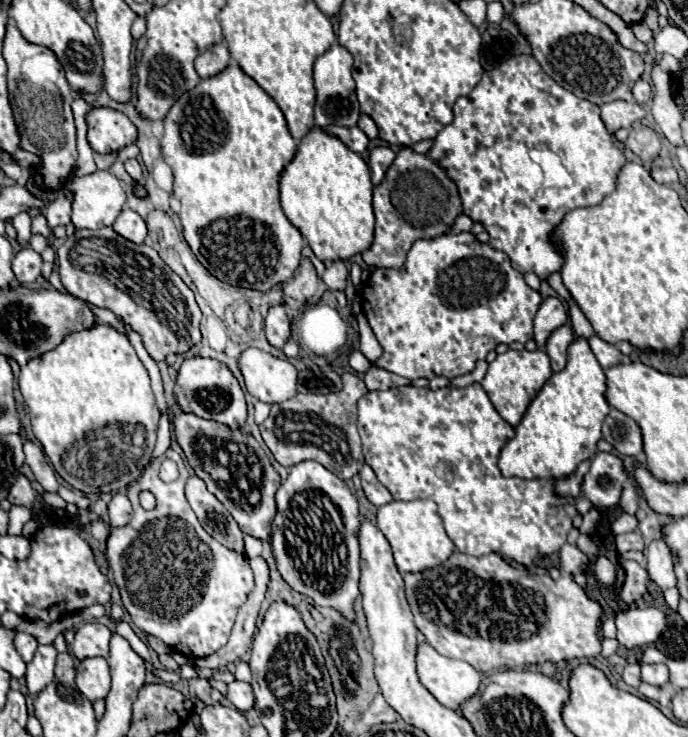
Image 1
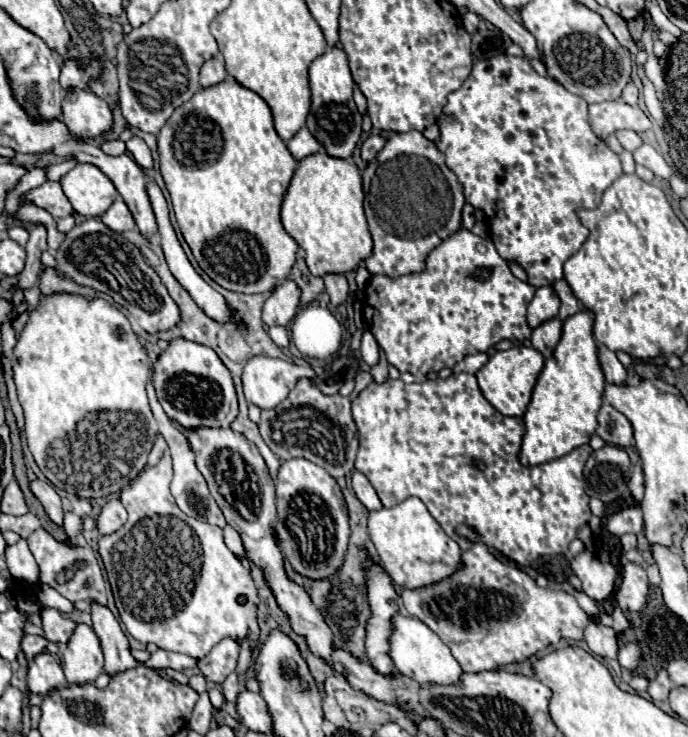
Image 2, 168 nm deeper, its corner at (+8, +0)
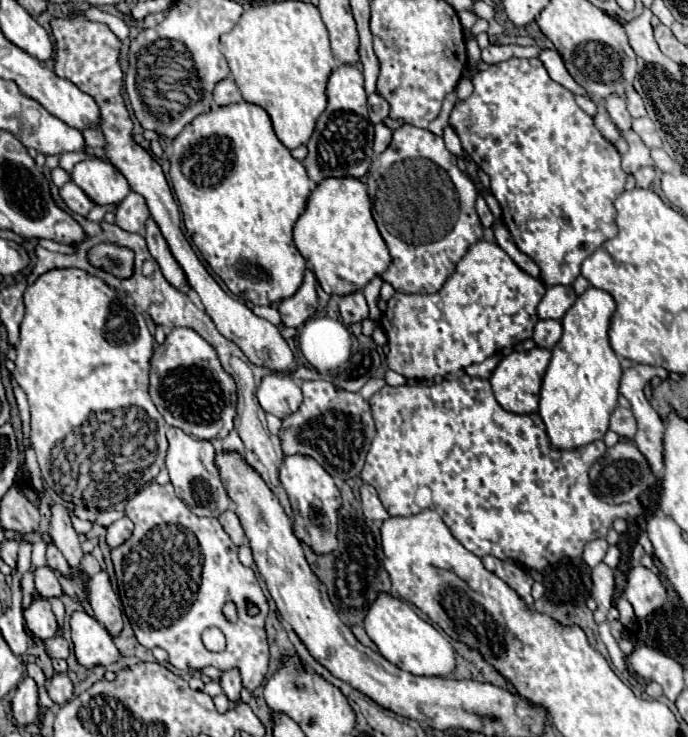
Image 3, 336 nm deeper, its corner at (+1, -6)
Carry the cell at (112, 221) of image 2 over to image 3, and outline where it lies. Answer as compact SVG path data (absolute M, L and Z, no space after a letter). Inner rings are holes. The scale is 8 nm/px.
M129 191L129 195L119 203L119 207L115 211L115 223L121 229L131 231L131 233L143 231L145 229L145 221L149 217L151 215L149 215L145 199L135 191Z

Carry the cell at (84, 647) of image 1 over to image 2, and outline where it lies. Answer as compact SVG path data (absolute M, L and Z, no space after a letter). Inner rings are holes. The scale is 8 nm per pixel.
M42 609L40 617L42 617L42 625L44 625L44 633L48 641L54 641L60 645L66 645L70 641L76 629L76 623L72 619L56 613L54 609Z

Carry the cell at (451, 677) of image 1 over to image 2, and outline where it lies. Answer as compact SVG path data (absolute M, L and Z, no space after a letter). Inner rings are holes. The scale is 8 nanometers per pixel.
M396 615L394 619L394 633L390 637L390 657L396 665L396 669L418 683L432 683L432 685L456 685L462 677L460 663L448 653L448 647L432 633L422 621L416 621L414 617Z

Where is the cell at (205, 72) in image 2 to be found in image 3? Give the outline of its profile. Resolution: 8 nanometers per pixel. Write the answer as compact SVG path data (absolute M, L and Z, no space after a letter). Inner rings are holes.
M223 79L221 83L217 83L213 91L213 99L217 105L229 105L229 103L239 103L243 97L233 79Z

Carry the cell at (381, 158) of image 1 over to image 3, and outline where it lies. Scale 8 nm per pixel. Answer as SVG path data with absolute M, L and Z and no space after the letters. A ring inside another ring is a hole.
M385 123L375 125L375 143L373 143L375 153L383 153L387 149L387 145L391 143L391 133L393 131Z

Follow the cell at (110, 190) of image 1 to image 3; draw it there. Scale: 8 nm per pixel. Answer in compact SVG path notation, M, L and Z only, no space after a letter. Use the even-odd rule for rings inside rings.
M85 159L77 163L71 177L99 205L121 203L127 191L131 191L125 175L103 159Z

